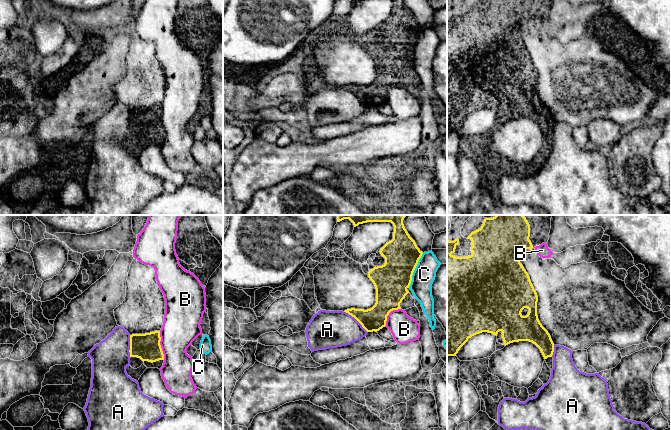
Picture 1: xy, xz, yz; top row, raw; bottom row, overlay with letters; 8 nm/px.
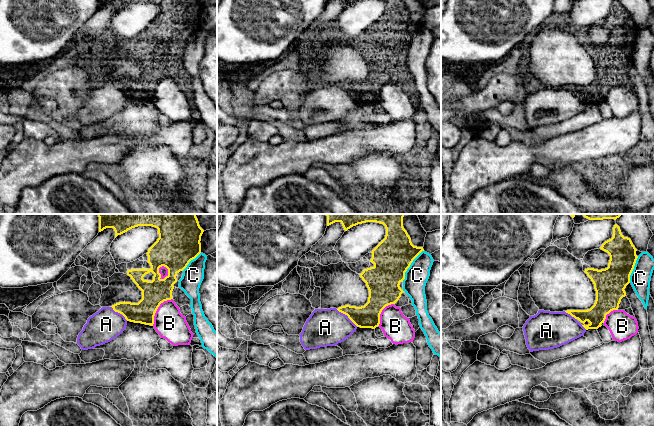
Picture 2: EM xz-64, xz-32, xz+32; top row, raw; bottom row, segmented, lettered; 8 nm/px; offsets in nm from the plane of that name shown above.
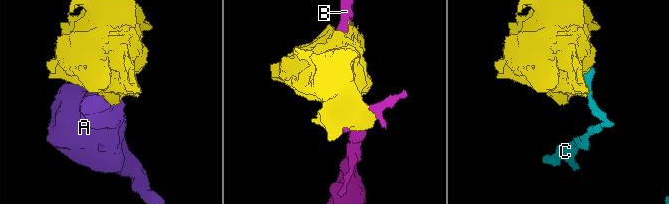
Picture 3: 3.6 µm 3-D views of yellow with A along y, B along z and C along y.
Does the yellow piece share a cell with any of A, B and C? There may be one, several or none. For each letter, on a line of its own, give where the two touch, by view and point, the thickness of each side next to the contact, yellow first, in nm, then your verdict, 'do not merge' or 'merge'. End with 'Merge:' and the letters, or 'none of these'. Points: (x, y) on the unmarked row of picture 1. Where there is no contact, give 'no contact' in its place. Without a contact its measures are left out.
A: xz (356, 95) | 190/300 nm | do not merge
B: xy (160, 121) | 220/300 nm | do not merge
C: xz (414, 45) | 280/180 nm | do not merge
Merge: none of these

